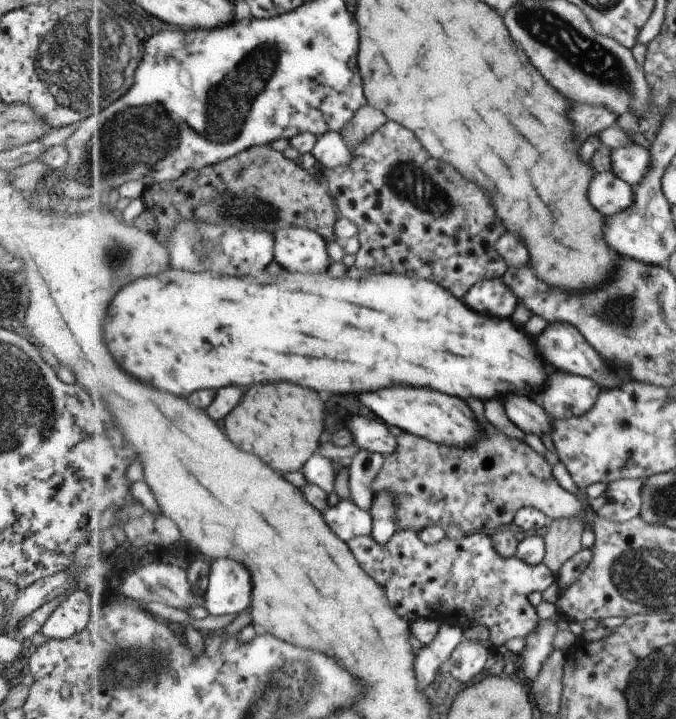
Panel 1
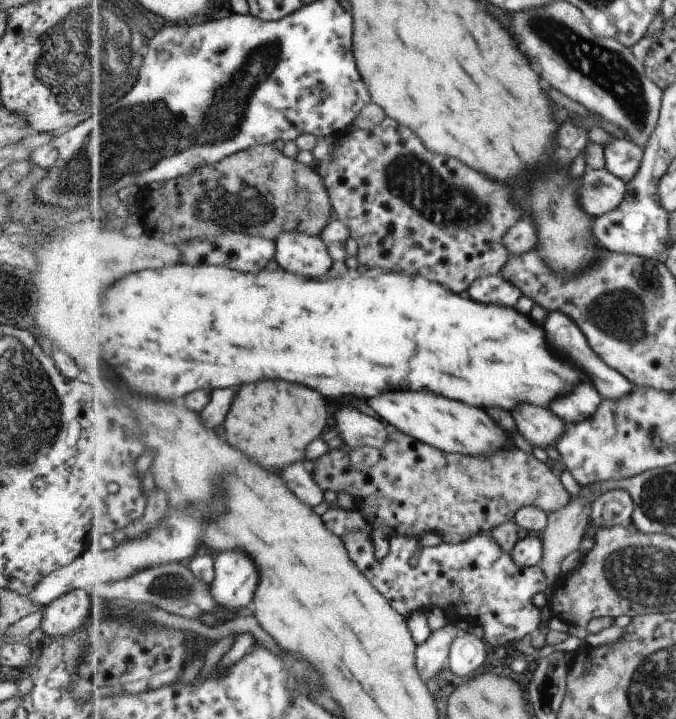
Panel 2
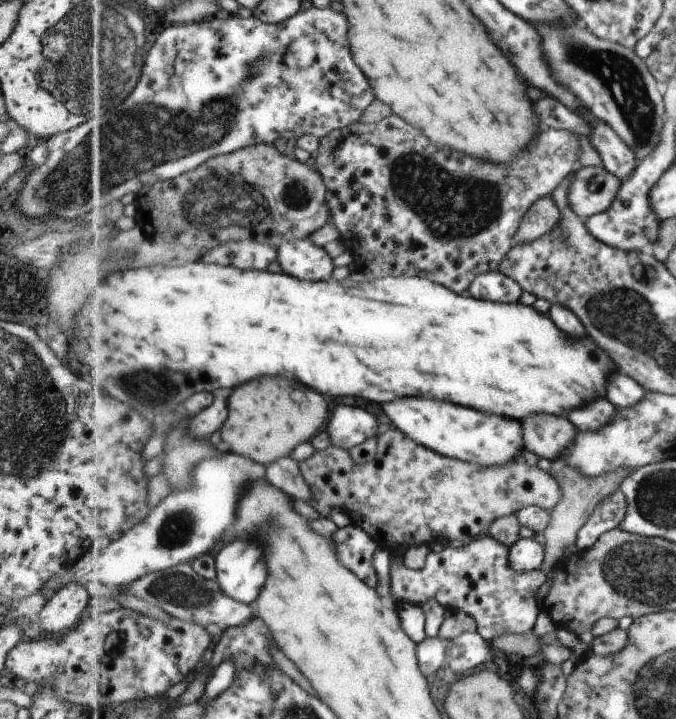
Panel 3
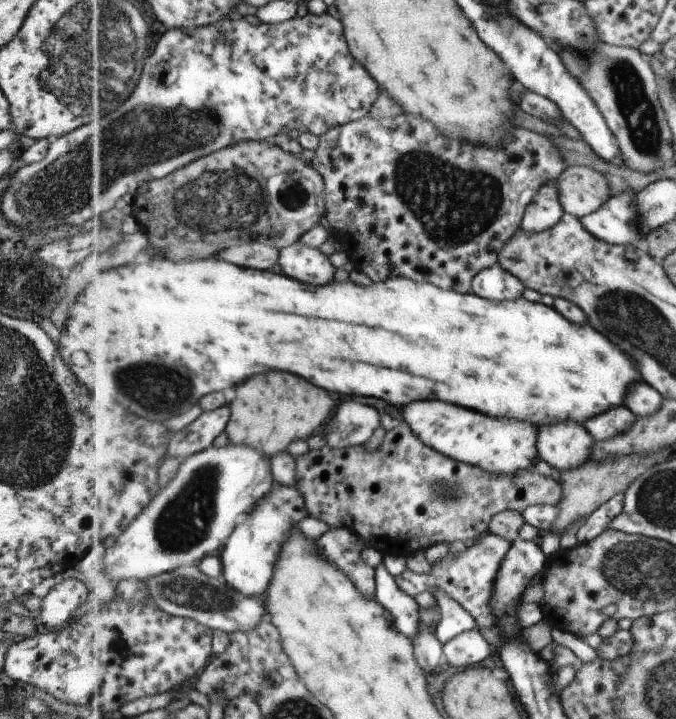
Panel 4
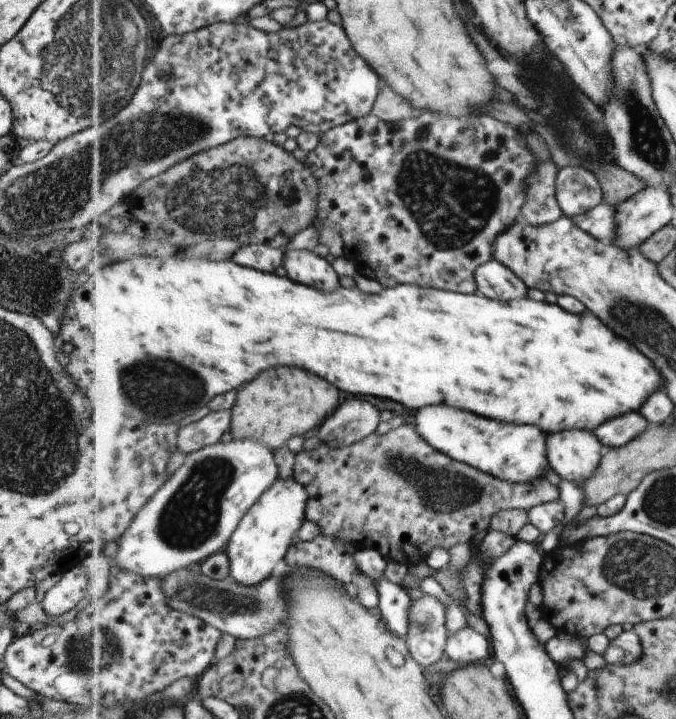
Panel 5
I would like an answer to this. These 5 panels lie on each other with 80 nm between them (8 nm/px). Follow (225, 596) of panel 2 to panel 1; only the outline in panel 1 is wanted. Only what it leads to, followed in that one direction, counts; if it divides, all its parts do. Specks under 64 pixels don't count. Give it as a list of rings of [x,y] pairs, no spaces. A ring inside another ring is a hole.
[[[233,558],[212,561],[205,608],[213,616],[237,614],[254,600],[253,576],[249,568]]]

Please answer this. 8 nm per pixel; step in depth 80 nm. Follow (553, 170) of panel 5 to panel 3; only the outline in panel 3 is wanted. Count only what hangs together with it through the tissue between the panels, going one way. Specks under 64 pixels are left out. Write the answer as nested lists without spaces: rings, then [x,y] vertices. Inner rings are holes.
[[[545,196],[543,200],[539,200],[539,204],[535,203],[527,212],[514,236],[514,244],[530,243],[544,237],[551,228],[558,226],[559,218],[561,210],[555,204],[553,196]]]

